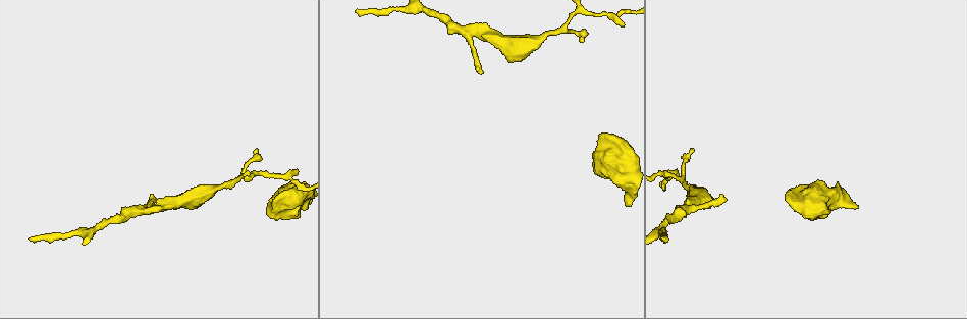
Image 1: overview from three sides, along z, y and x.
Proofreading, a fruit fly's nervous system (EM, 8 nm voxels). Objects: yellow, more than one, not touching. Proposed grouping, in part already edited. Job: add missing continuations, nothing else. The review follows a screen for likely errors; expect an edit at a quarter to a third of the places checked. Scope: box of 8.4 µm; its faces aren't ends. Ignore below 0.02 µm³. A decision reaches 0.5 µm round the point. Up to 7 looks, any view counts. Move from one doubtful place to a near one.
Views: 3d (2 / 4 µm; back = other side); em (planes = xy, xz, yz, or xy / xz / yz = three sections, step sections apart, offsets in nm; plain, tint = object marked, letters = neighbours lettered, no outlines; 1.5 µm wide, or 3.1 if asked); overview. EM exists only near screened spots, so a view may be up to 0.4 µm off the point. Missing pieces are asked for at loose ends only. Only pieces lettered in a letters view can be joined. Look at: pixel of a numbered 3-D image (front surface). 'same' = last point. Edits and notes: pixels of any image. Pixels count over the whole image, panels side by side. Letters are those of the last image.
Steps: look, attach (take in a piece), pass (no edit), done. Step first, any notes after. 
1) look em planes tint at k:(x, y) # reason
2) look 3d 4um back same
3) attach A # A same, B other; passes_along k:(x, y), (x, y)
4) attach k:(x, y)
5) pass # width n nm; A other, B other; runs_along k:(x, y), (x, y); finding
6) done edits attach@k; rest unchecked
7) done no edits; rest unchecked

look em planes letters at 1:(29, 239) # thin end

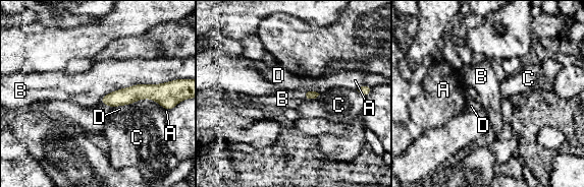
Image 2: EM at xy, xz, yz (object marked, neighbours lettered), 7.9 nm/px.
pass # longest_contact B 550 nm; A other, B other, C other, D other; none of them fits

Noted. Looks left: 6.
look em planes letters at 1:(156, 198) # thin end

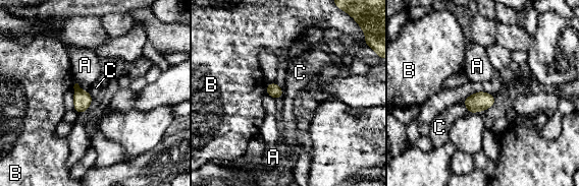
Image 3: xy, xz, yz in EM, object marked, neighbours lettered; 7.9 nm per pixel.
pass # width 110 nm; A other, B other, C other; border 3:(462, 100), (467, 111); none of them fits

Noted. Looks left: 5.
look 3d 4um back at 1:(626, 204) # stops while still wide

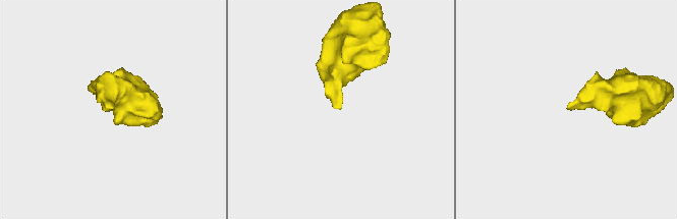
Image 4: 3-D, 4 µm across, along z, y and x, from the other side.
look em planes letters at 4:(566, 108)

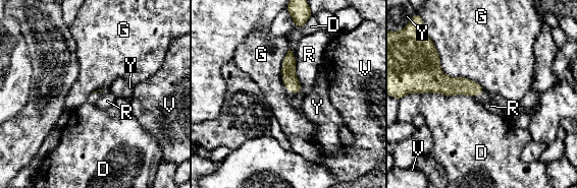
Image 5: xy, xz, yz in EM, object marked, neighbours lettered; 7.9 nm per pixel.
pass # longest_contact G 550 nm; D other, G other, R other, V other, Y other; no lettered piece goes on from it

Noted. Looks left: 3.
done no edits; rest unchecked

